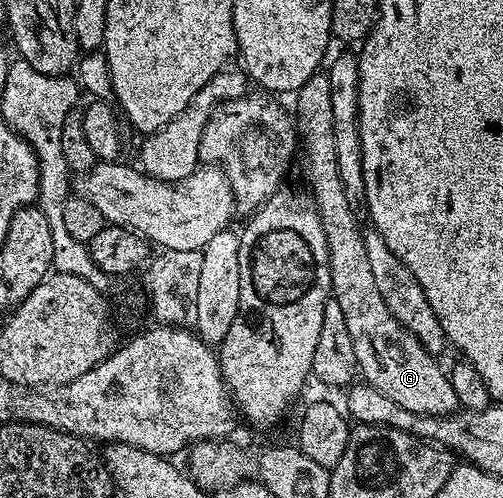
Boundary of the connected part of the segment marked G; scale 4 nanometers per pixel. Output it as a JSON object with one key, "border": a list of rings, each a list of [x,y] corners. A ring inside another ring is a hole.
{"border":[[[318,73],[300,87],[295,93],[297,99],[296,122],[305,130],[305,171],[309,177],[309,191],[312,206],[317,208],[317,216],[323,225],[323,237],[327,237],[327,253],[331,265],[331,298],[339,301],[339,309],[343,309],[343,317],[347,320],[347,333],[351,333],[351,345],[355,345],[355,361],[360,378],[370,383],[383,397],[395,401],[395,405],[403,405],[411,413],[427,413],[428,415],[451,415],[458,410],[455,389],[451,389],[446,368],[440,367],[438,356],[427,353],[419,341],[387,309],[387,301],[383,301],[378,287],[375,285],[375,273],[371,273],[371,265],[367,261],[367,245],[363,227],[360,227],[358,216],[351,213],[347,205],[343,184],[339,179],[338,158],[335,153],[335,130],[332,125],[331,81],[328,74]]]}

